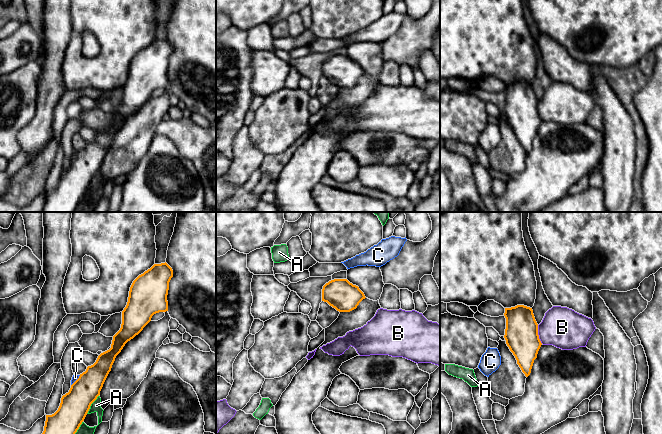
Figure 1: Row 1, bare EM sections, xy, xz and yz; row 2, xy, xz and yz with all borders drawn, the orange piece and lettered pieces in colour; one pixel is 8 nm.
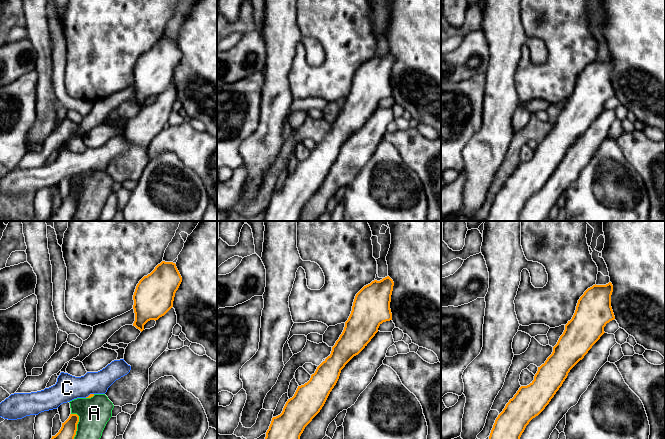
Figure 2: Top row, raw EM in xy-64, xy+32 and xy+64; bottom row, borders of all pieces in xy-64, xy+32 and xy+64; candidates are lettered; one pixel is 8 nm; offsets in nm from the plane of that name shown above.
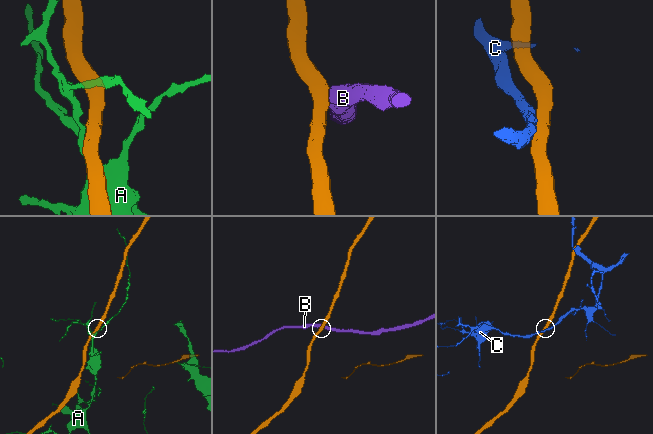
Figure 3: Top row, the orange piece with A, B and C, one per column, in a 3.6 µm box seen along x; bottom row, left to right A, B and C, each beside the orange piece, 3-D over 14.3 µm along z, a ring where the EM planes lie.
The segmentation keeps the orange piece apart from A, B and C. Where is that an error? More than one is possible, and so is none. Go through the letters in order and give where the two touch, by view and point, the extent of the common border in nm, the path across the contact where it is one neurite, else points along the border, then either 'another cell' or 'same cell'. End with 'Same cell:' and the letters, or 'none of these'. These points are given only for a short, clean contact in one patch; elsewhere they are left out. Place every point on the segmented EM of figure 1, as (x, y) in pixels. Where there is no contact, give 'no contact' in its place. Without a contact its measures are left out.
A: contact xy (91, 403); length 180 nm; another cell
B: contact yz (537, 334); length 160 nm; border yz (537, 325), (538, 338), (542, 343); another cell
C: contact xy (76, 380); length 120 nm; border xy (80, 375), (71, 385); another cell
Same cell: none of these

